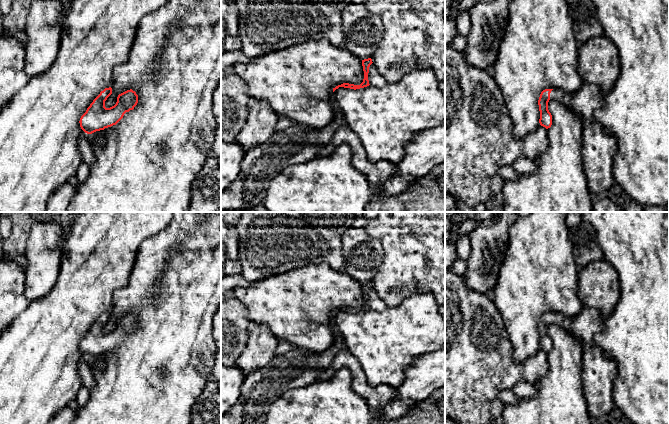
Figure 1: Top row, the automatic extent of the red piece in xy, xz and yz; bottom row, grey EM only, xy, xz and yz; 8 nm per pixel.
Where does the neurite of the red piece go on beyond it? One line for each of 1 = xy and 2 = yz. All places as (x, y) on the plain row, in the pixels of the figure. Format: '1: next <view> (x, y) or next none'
1: next none
2: next yz (589, 322)

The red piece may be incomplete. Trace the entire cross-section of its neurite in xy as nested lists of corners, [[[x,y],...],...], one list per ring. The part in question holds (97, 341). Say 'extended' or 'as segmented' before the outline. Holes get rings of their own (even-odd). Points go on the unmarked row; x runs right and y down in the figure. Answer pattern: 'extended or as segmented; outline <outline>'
as segmented; outline [[[105,312],[81,340],[79,347],[85,357],[92,358],[116,349],[138,327],[138,319],[130,313],[118,319],[114,330],[106,332],[105,325],[111,318],[112,312]]]

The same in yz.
extended; outline [[[585,306],[577,316],[571,318],[559,313],[545,313],[538,324],[539,347],[546,353],[551,351],[552,339],[548,334],[548,326],[550,323],[556,323],[578,338],[584,349],[588,349],[594,345],[594,336],[604,330],[604,321],[605,318],[598,310]]]

